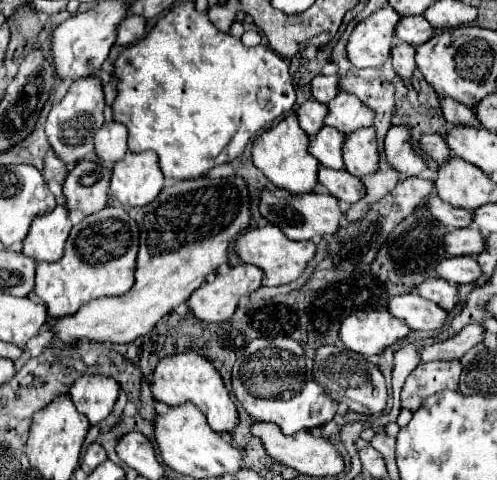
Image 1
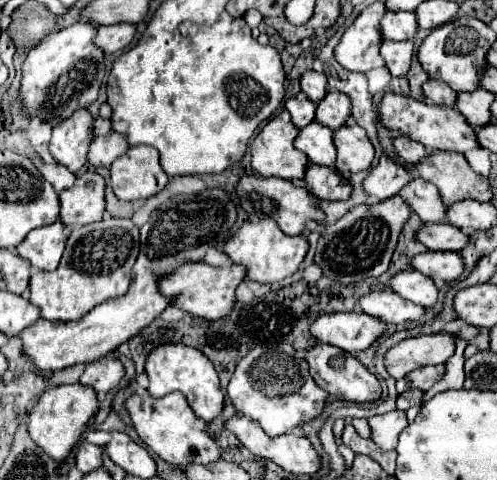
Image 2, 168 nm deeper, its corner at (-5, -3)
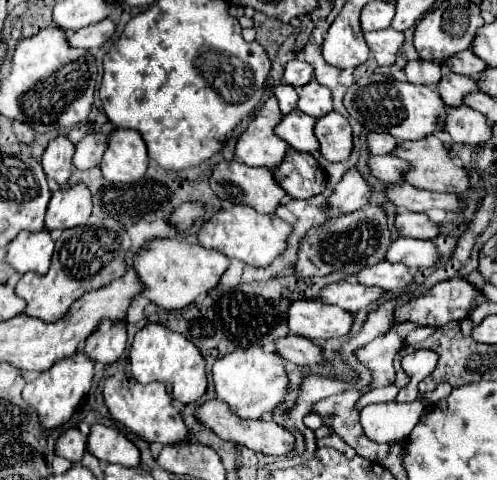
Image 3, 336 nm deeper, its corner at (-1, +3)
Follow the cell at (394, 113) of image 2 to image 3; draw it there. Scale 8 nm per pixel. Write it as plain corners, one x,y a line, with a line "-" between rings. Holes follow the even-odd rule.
379,73
355,81
347,89
343,105
349,111
349,115
357,119
367,131
381,129
381,133
389,133
397,141
407,141
407,139
415,141
439,131
441,129
439,117
445,111
445,105
435,87
395,81
391,75
379,75

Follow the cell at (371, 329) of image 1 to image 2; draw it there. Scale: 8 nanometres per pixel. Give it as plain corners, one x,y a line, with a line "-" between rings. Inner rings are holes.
363,311
321,315
311,325
311,333
315,339
335,345
347,353
369,349
385,335
385,331
387,325
381,319
373,319

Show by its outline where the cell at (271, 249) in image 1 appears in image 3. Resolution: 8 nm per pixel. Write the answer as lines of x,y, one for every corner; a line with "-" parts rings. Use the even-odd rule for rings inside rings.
249,205
223,207
219,213
211,215
199,229
199,245
215,249
229,259
239,259
251,267
265,267
277,255
285,251
285,239
291,233
291,225
277,215
261,215

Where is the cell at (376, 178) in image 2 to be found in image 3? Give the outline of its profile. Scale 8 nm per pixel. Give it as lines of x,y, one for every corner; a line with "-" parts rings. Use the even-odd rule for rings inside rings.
351,169
343,175
343,179
337,183
335,191
327,199
329,215
353,213
367,205
369,195
371,195
369,185
363,181
363,177
359,175
357,169

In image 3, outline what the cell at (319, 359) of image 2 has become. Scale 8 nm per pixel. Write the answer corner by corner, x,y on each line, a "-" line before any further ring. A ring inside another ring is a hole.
285,335
275,341
275,353
295,365
319,365
323,361
321,347
297,335

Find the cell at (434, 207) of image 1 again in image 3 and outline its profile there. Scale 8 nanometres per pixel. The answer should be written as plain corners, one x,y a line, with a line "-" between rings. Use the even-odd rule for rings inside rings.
369,155
367,167
371,175
375,175
377,179
387,181
387,183
397,183
397,181
403,181
403,175
409,169
409,163
393,155
383,155
383,157

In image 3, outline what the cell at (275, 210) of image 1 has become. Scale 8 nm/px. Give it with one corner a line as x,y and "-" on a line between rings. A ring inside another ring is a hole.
221,161
213,169
213,173
209,177
209,185
221,201
245,203
245,205
253,207
257,213
275,213
277,205
285,197
285,191
277,185
273,173
267,167
247,167
245,163
239,163
239,161

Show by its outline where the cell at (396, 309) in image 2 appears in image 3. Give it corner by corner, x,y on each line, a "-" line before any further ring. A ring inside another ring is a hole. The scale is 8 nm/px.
331,283
327,287
321,289
319,299
327,305
337,305
345,311
359,311
363,307
373,305
375,301
379,301
383,297
383,291
377,287
365,287
359,283

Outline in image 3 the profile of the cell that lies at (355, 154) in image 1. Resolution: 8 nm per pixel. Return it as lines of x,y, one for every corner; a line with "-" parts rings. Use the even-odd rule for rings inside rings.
331,111
329,115
317,119
315,137
319,141
319,153
327,161
349,159
349,153
353,147
351,125
343,115

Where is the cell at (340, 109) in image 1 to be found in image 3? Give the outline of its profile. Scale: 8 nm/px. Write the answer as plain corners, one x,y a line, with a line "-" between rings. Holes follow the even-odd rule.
315,79
309,81
309,85
303,85
299,89
299,101
297,101
297,109
319,119
327,113
333,111
333,99
329,89
325,89
323,85
319,85

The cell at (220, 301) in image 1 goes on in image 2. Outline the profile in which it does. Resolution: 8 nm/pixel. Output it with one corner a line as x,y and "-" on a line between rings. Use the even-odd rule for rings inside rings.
187,263
187,265
179,267
173,275
167,275
167,277
161,279
161,293
163,293
165,297
177,295
175,307
179,307
179,309
183,309
183,311
187,311
187,313
191,313
191,315
195,315
195,317
201,317
201,319
207,319
207,321
215,321
215,319
227,317
227,315
233,311
235,301
237,301
235,289
239,287
239,283
241,283
245,277
247,277
247,271
245,271
245,267
241,267
241,265
211,267
211,265
207,265
207,263

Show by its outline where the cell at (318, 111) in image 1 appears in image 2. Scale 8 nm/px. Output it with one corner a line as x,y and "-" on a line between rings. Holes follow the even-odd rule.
305,95
289,99
285,103
285,107
291,113
291,121
293,121
295,127
307,127
311,121
315,121
317,105
313,101
309,101

